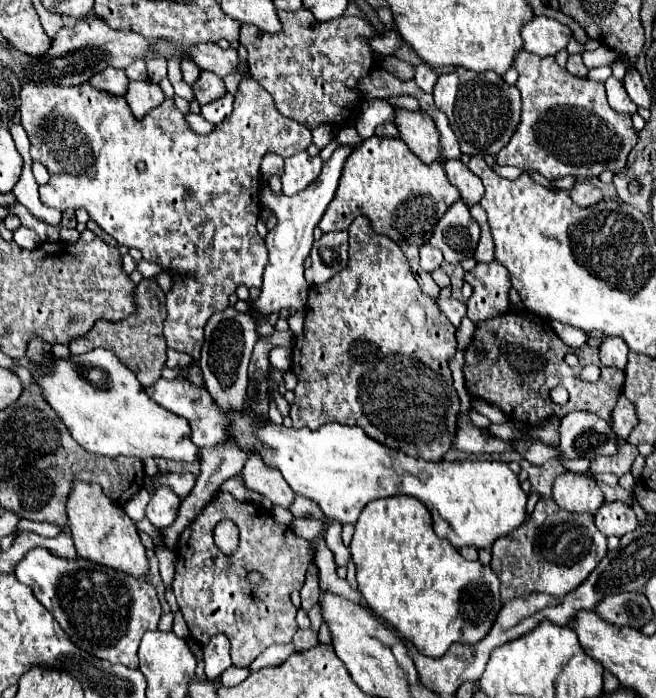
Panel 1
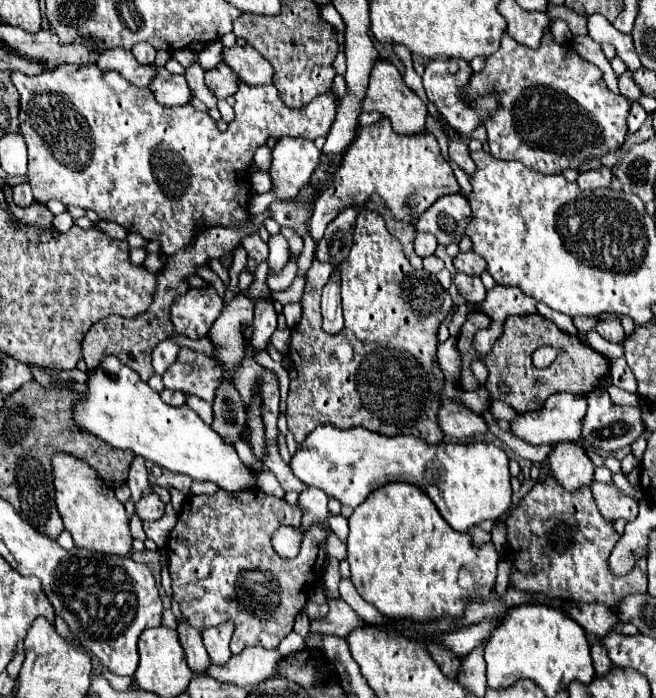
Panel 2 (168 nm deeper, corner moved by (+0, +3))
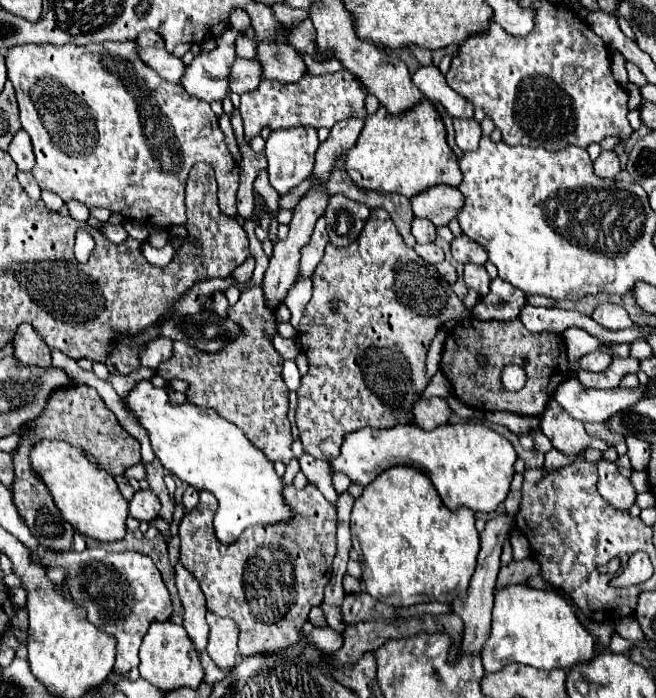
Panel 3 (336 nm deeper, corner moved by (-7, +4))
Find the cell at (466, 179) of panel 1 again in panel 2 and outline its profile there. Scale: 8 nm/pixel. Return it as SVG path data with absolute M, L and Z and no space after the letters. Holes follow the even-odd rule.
M456 140L456 142L450 142L450 150L448 150L448 158L450 162L458 164L468 176L472 176L476 172L476 166L468 154L468 144L464 140Z

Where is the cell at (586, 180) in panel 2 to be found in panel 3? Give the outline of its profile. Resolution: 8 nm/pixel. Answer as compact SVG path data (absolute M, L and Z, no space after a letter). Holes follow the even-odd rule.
M601 151L601 155L595 159L595 175L599 177L615 177L621 171L619 157L615 151Z

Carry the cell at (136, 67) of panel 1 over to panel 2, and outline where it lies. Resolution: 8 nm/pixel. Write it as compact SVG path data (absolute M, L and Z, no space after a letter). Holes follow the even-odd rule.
M136 44L136 48L132 48L132 54L134 54L134 58L140 64L152 66L154 64L154 56L156 56L156 50L150 48L150 44Z

